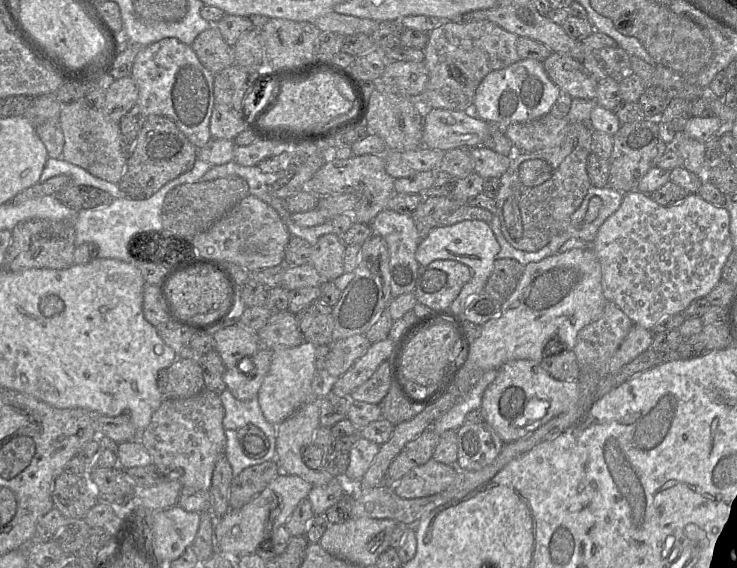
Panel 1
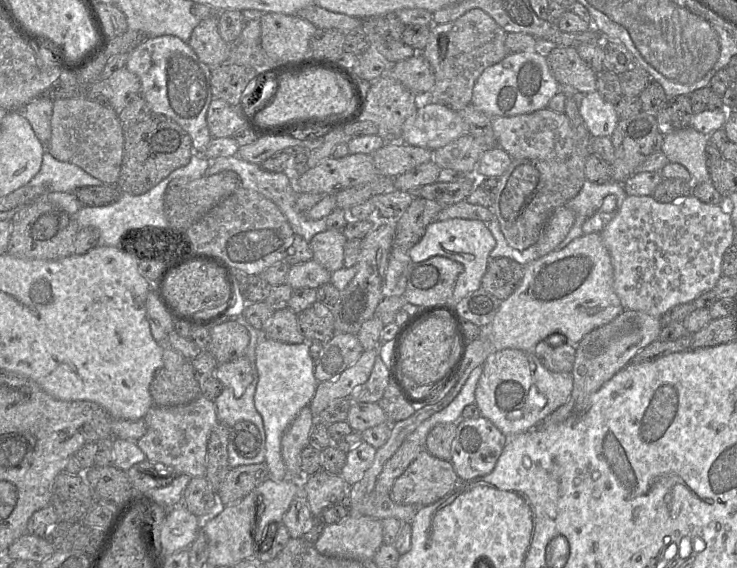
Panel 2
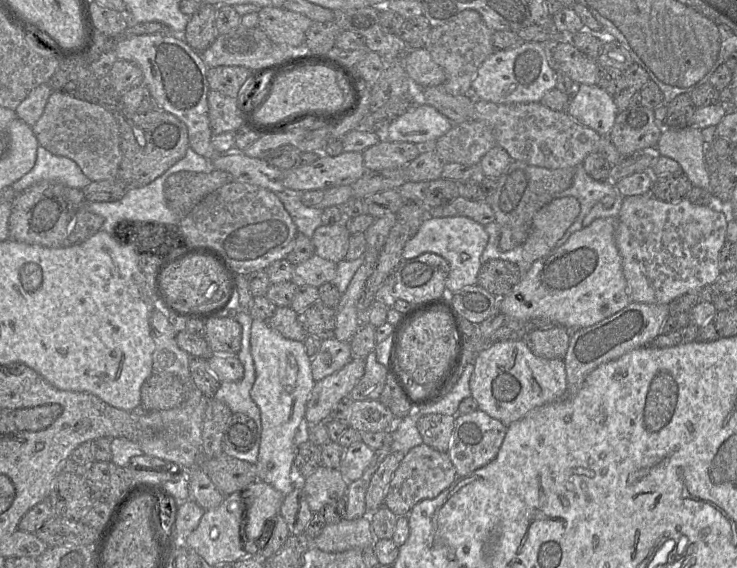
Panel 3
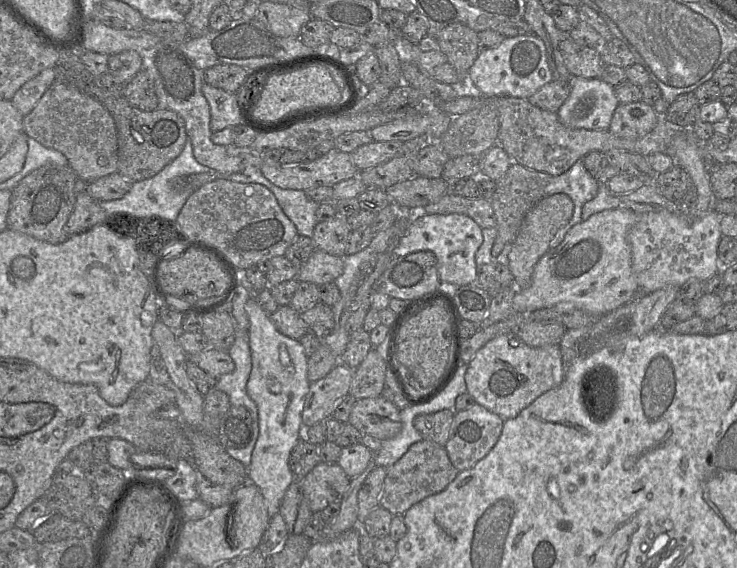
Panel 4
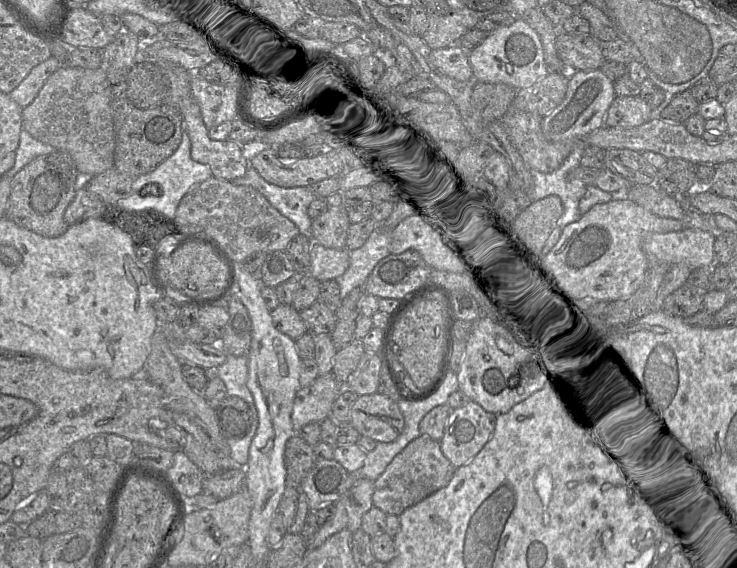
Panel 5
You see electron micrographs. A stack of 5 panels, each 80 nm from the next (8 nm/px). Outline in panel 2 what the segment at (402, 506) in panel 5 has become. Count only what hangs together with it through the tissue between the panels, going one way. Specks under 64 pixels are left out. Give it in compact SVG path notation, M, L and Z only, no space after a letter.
M423 449L403 474L395 480L389 495L400 505L426 506L449 494L459 481L450 461L439 459Z

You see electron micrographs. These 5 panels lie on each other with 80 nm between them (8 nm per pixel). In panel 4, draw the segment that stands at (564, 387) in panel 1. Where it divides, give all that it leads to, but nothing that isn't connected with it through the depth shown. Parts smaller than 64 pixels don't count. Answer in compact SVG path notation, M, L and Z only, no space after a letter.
M514 334L499 335L480 348L467 365L465 383L474 401L502 419L516 417L543 393L563 381L560 345L532 347Z

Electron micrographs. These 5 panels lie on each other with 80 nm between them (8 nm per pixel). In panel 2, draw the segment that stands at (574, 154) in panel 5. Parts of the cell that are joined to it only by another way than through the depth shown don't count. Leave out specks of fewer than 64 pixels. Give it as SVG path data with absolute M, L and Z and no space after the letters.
M588 179L585 180L578 195L566 204L575 213L575 223L565 239L557 246L557 250L565 248L572 240L584 235L582 231L583 223L599 211L607 195L615 195L616 201L619 201L618 210L628 196L622 183L611 180L598 184Z

